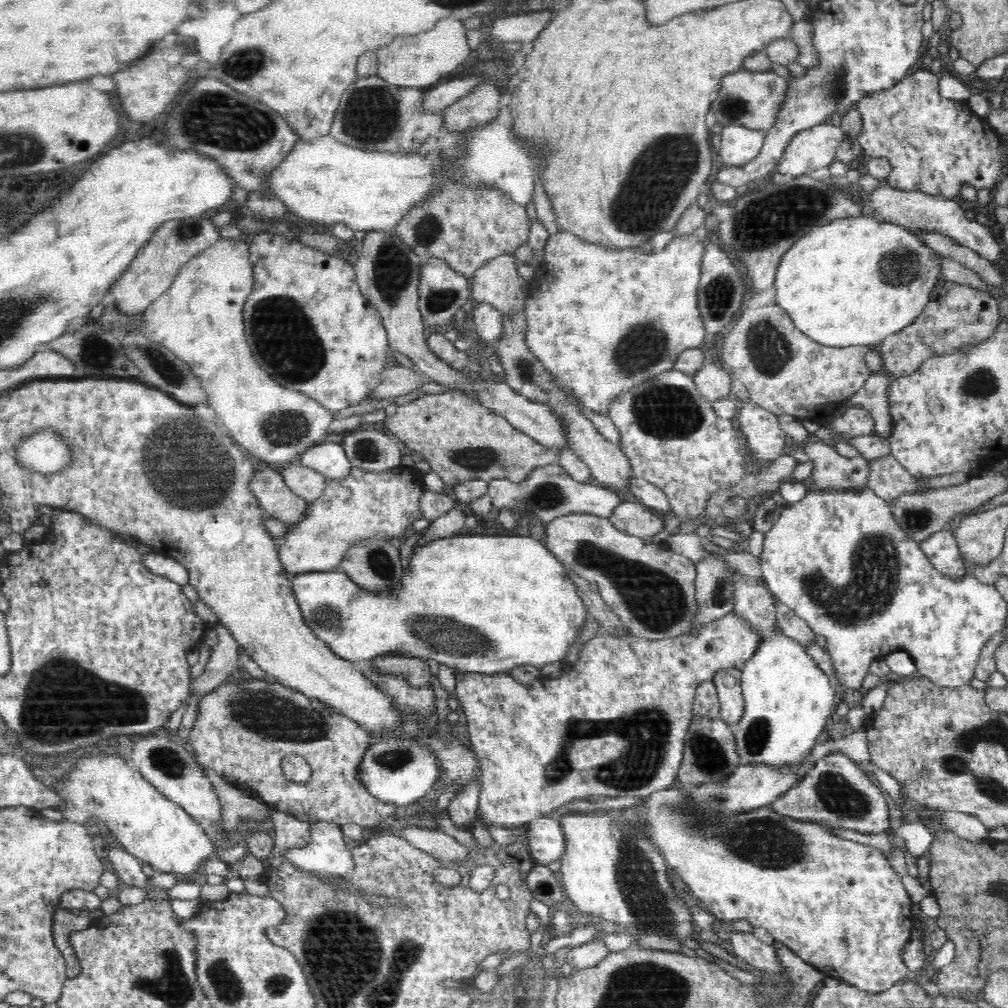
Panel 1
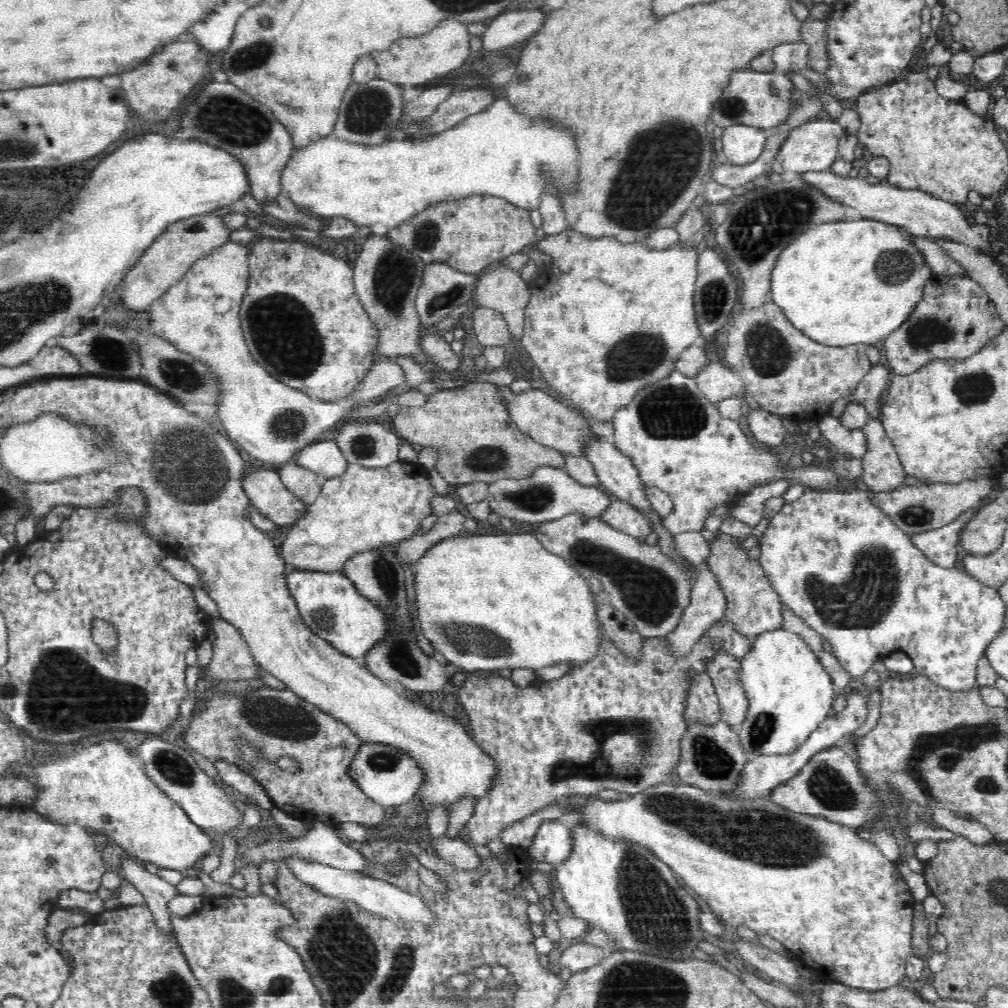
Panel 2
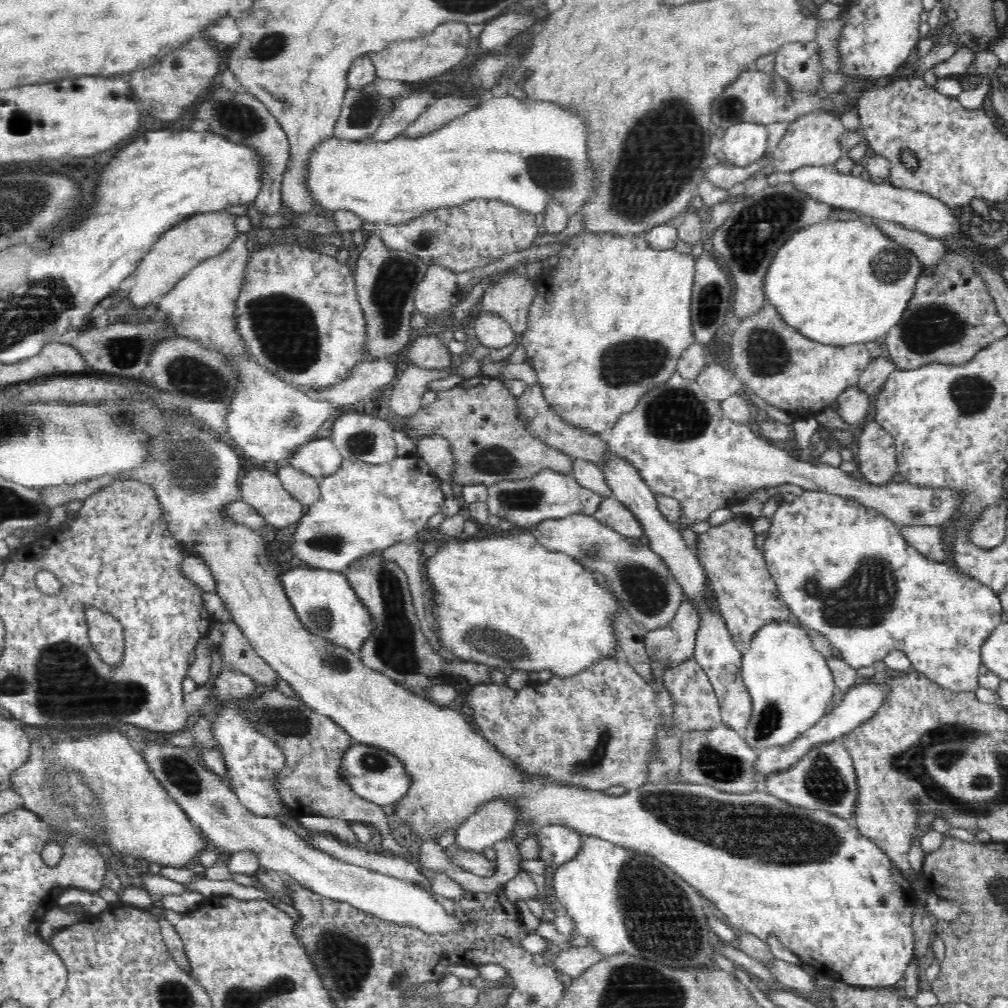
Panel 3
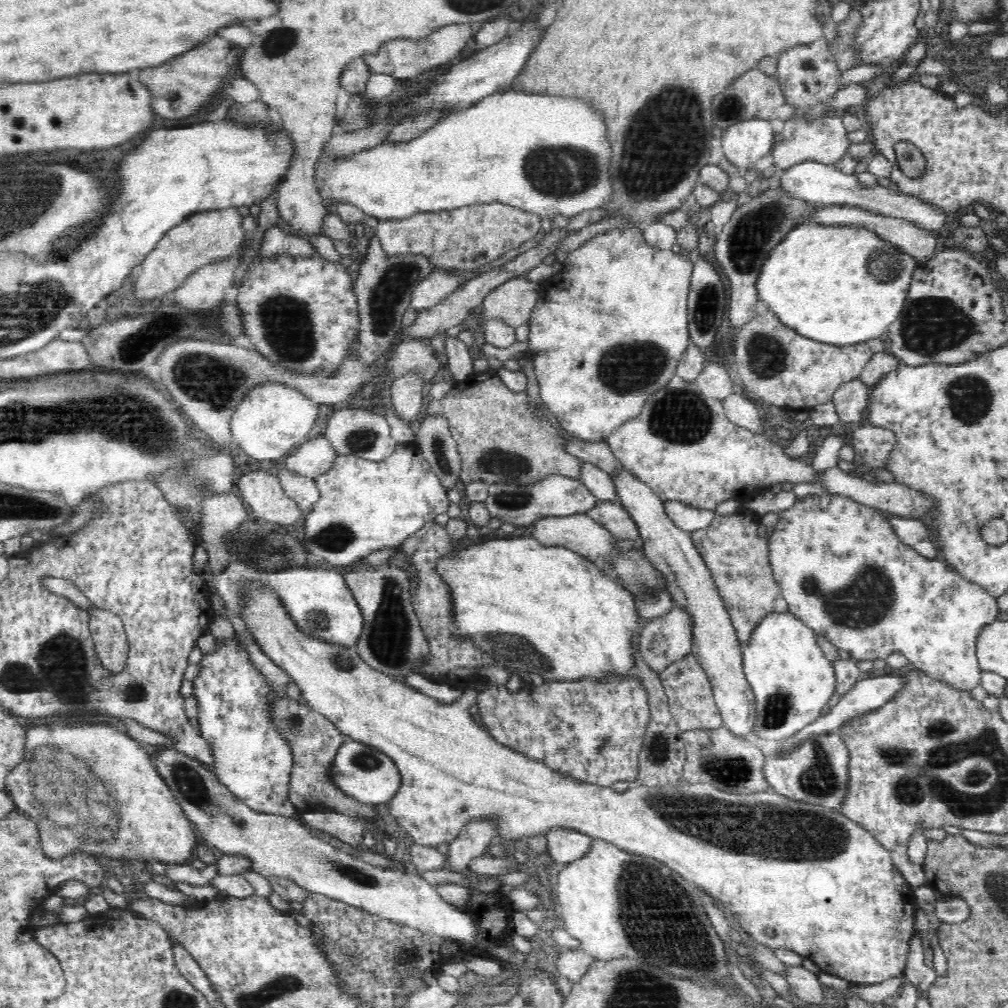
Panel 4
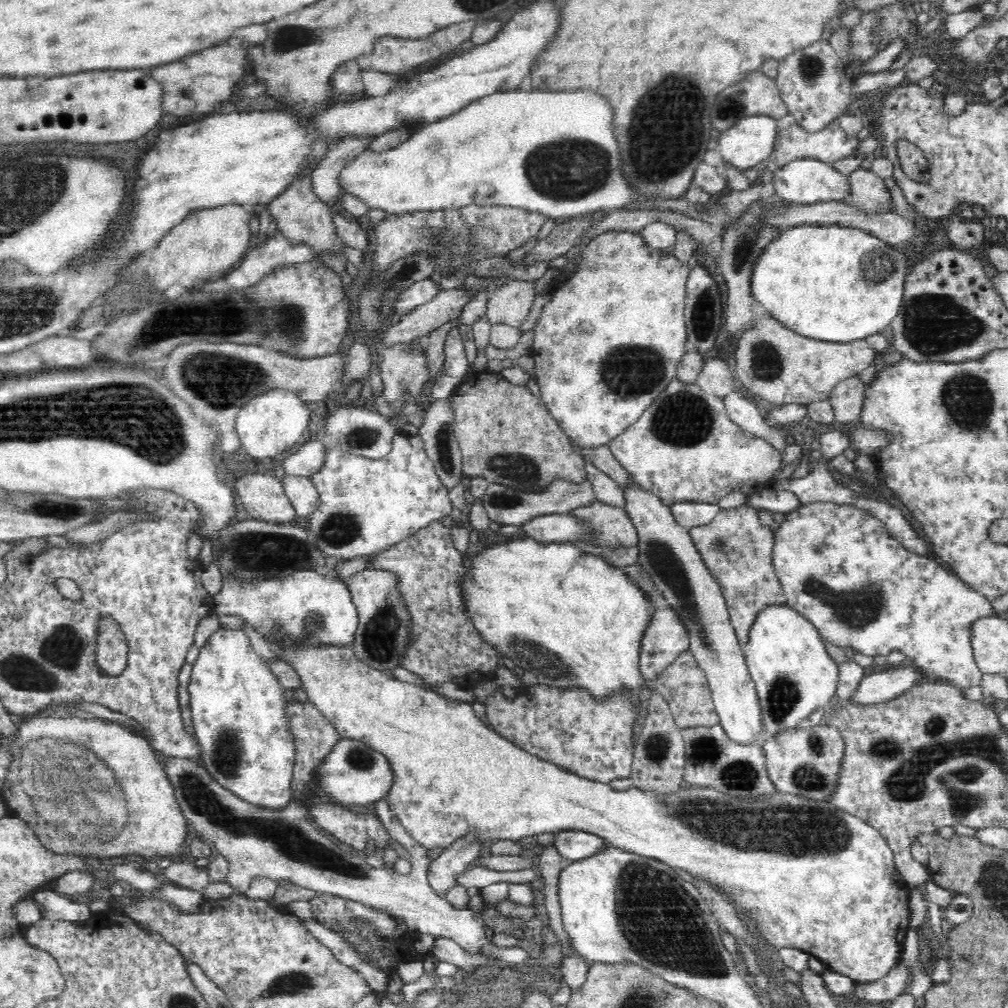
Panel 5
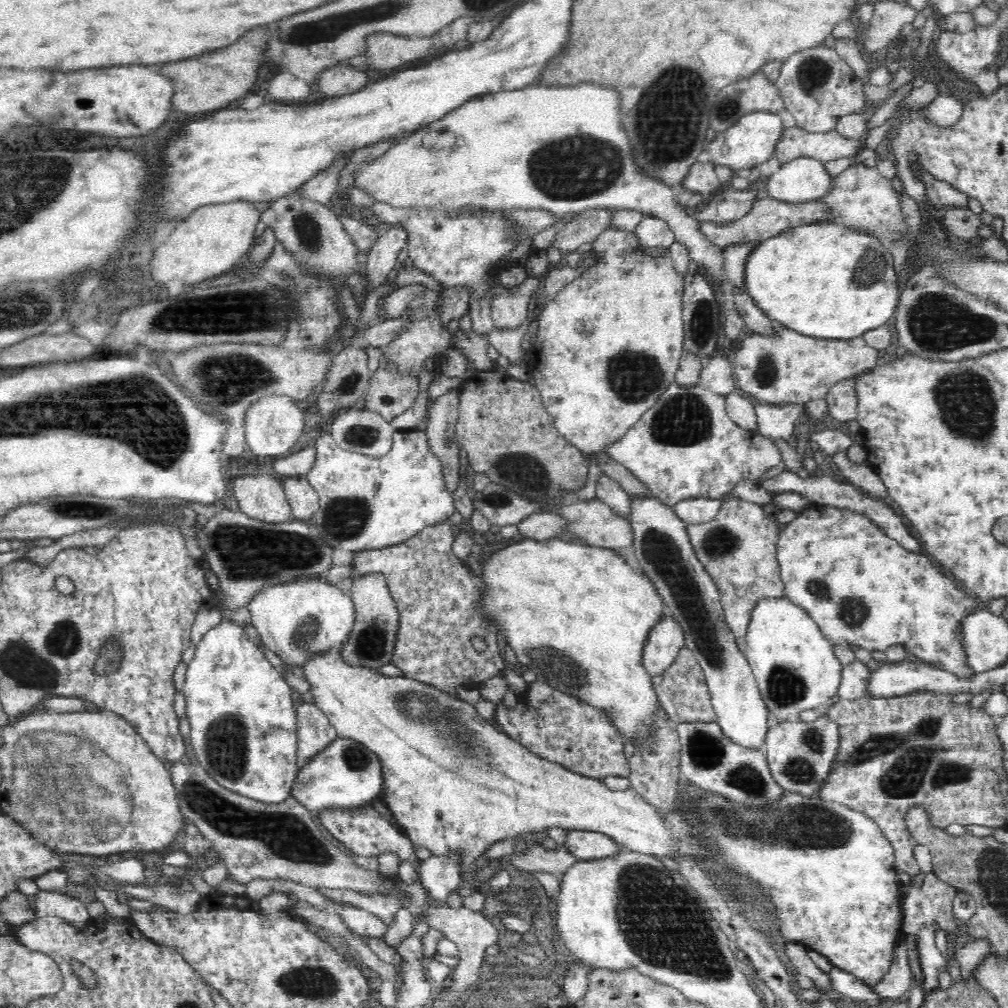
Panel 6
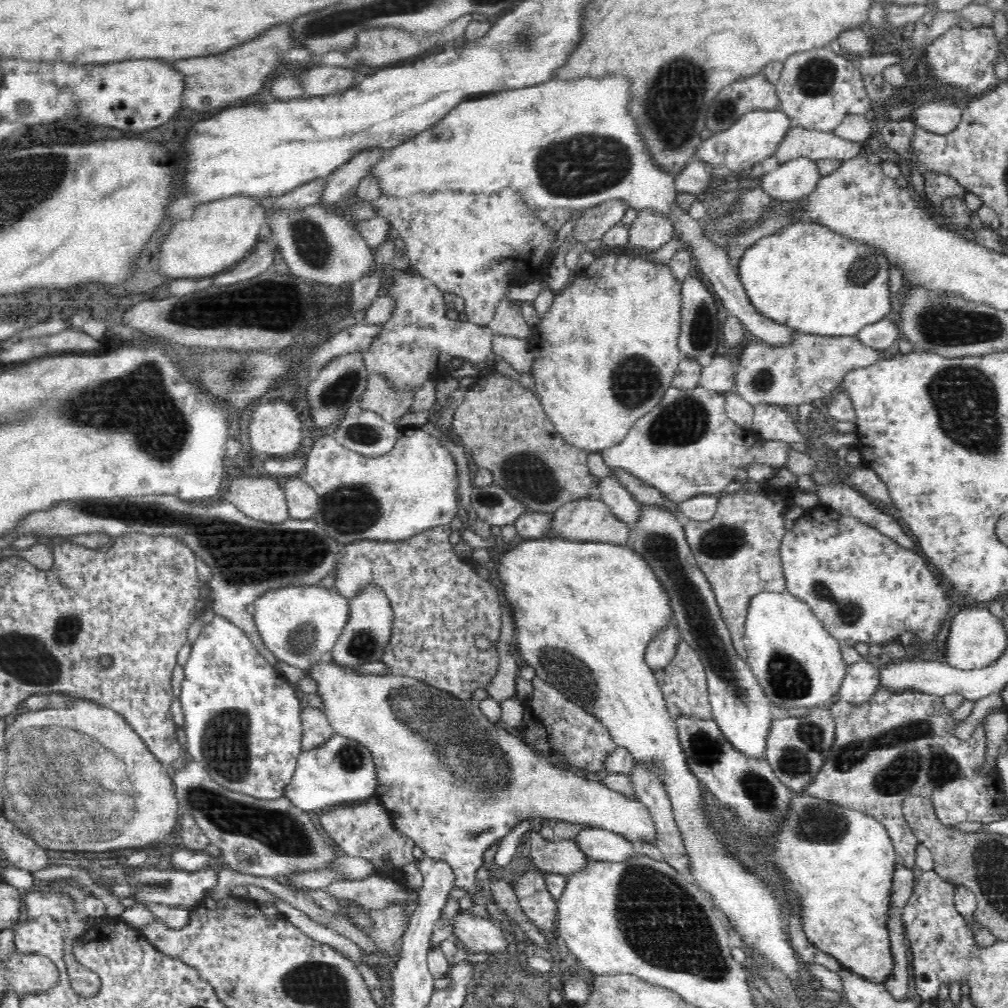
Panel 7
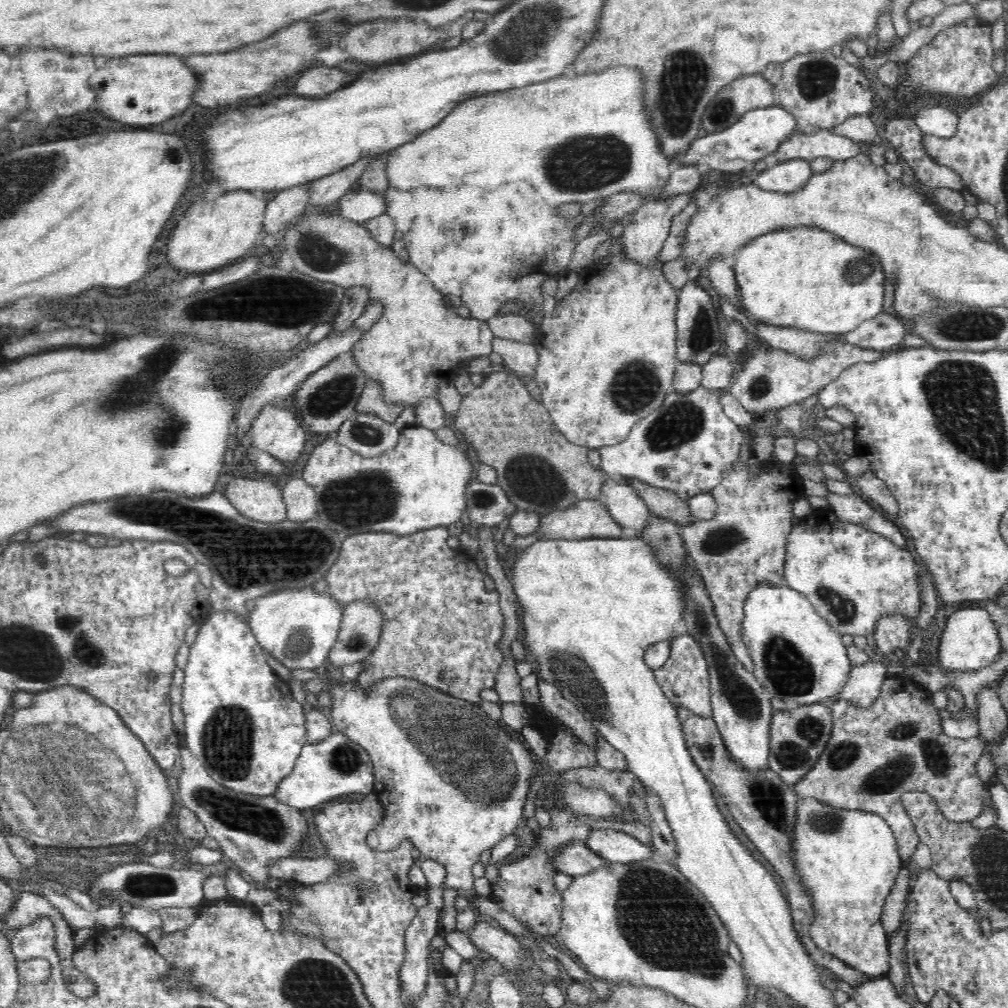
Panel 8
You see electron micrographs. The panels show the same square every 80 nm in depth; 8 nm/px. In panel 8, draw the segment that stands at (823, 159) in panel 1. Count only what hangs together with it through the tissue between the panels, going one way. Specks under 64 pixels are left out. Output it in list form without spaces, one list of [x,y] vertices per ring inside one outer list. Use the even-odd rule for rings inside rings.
[[[816,129],[809,136],[794,131],[773,154],[779,163],[798,158],[810,162],[821,157],[844,161],[861,154],[856,143],[851,138],[838,136],[826,129]]]

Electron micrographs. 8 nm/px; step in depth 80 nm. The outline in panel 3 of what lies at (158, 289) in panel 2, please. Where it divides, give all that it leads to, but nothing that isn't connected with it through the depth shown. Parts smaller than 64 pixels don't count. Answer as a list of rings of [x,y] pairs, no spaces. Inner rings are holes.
[[[225,210],[194,215],[170,227],[152,245],[146,256],[139,261],[140,266],[136,270],[136,284],[129,294],[132,304],[146,306],[170,292],[195,265],[200,264],[206,258],[218,256],[219,253],[224,252],[227,245],[232,244],[238,235],[236,215],[229,214]]]

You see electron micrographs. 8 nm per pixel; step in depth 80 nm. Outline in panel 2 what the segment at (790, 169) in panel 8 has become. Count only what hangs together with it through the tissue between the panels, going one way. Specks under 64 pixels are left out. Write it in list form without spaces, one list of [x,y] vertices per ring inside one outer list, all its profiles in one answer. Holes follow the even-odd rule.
[[[830,170],[804,172],[801,175],[803,180],[817,187],[833,200],[838,200],[838,202],[849,206],[849,210],[853,211],[850,218],[854,220],[866,217],[901,227],[912,236],[952,239],[962,244],[976,246],[980,250],[986,250],[984,253],[988,256],[992,250],[990,230],[982,218],[978,226],[976,226],[976,222],[968,224],[964,220],[962,212],[958,210],[958,206],[954,206],[954,203],[951,202],[944,202],[927,192],[918,189],[903,189],[888,183],[870,184],[866,182],[863,175],[859,178],[842,178]]]

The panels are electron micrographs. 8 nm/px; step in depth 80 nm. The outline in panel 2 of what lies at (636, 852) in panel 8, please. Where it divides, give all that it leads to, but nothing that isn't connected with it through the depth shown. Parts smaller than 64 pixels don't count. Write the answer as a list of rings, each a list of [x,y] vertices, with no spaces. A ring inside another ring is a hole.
[[[556,820],[542,821],[528,848],[532,861],[548,862],[559,865],[568,856],[571,850],[571,836],[569,825],[564,826]]]

